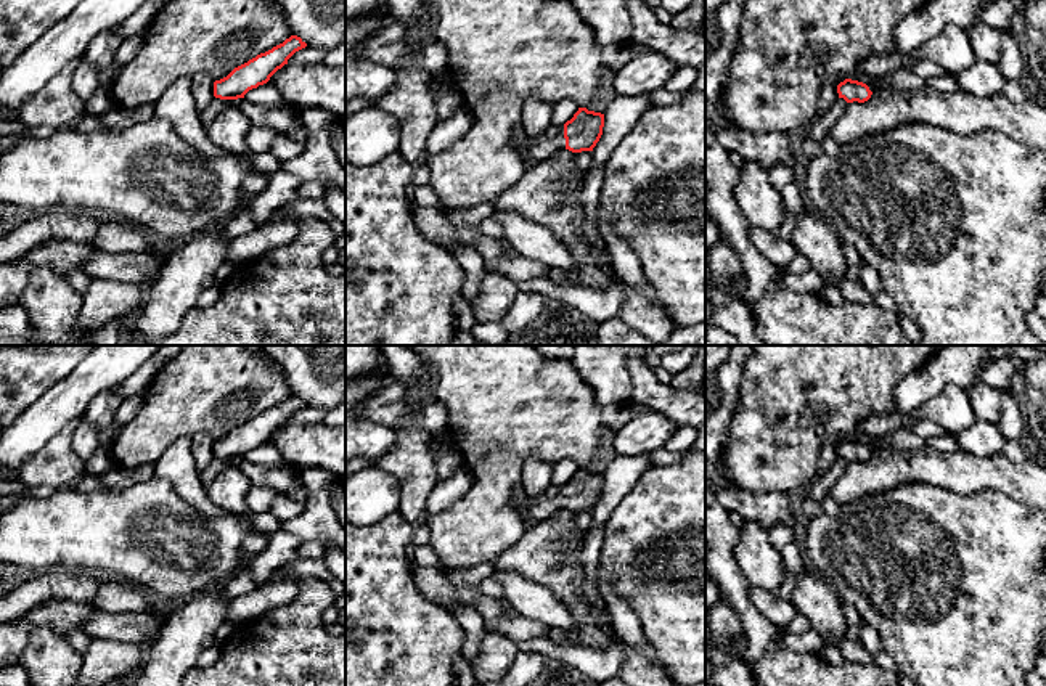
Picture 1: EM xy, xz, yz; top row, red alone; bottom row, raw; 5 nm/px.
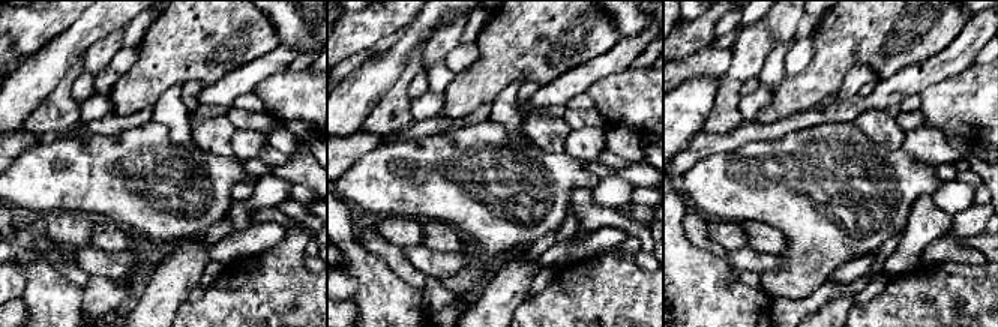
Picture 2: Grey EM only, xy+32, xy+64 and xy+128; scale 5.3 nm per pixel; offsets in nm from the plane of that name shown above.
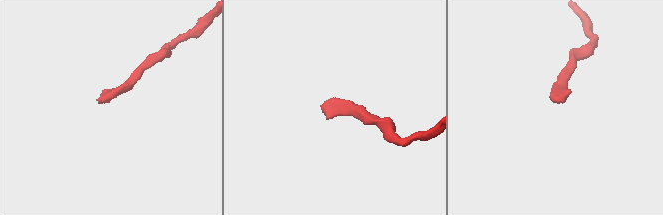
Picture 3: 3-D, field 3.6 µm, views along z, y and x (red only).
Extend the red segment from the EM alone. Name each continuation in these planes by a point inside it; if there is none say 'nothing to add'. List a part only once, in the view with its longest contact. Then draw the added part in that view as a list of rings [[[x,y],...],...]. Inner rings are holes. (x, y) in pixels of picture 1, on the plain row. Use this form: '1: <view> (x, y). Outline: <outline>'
1: xz (539, 510). Outline: [[[564,485],[548,488],[540,498],[525,498],[517,504],[522,524],[530,521],[533,525],[546,521],[558,509],[566,509]]]

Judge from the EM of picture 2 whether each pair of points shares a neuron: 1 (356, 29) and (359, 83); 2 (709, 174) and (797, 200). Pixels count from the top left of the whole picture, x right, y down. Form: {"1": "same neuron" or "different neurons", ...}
{"1": "different neurons", "2": "same neuron"}

